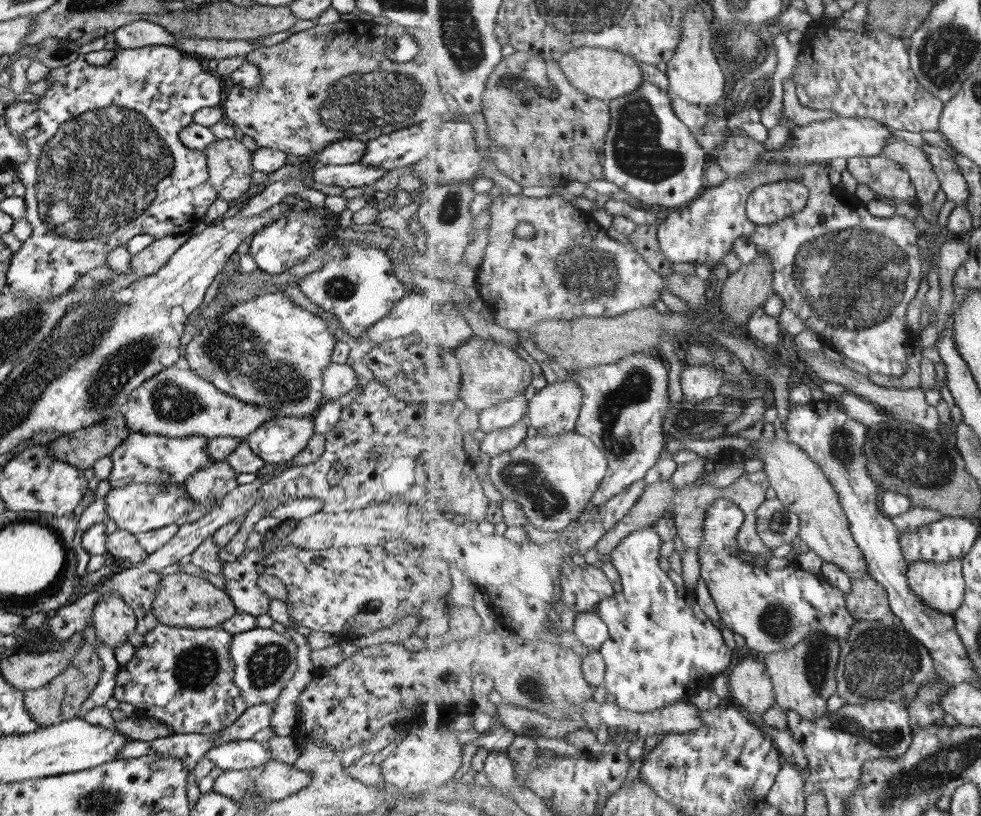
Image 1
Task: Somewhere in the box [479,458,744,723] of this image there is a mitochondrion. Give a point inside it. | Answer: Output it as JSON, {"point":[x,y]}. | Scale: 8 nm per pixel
{"point":[532,687]}

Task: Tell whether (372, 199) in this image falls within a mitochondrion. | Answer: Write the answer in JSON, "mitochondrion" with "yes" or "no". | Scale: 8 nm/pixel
{"mitochondrion":"no"}

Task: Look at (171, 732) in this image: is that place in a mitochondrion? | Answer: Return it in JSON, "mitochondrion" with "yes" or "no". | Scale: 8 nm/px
{"mitochondrion":"no"}

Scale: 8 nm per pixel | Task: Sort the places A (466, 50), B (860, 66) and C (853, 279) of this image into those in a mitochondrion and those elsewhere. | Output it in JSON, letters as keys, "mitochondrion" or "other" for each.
{"A":"mitochondrion","B":"other","C":"mitochondrion"}

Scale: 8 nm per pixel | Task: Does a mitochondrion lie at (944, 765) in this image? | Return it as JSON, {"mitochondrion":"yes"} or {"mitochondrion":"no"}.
{"mitochondrion":"yes"}

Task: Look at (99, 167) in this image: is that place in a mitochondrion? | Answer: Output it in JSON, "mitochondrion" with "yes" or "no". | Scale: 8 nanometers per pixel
{"mitochondrion":"yes"}

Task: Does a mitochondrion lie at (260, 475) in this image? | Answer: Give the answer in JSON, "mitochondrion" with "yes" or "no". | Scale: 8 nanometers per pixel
{"mitochondrion":"no"}

